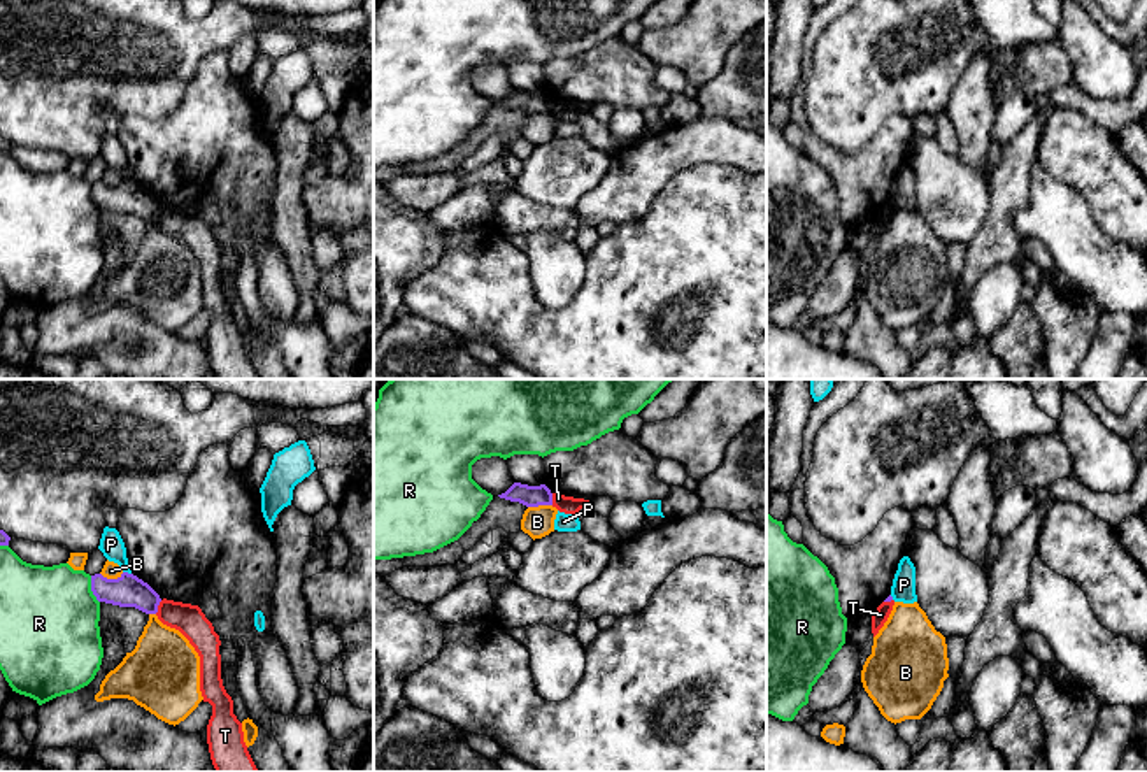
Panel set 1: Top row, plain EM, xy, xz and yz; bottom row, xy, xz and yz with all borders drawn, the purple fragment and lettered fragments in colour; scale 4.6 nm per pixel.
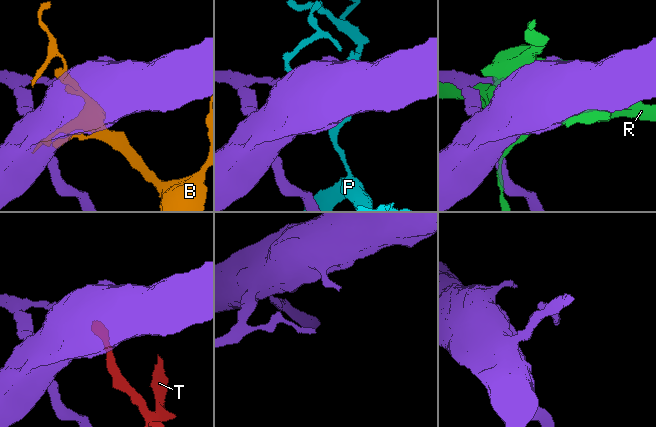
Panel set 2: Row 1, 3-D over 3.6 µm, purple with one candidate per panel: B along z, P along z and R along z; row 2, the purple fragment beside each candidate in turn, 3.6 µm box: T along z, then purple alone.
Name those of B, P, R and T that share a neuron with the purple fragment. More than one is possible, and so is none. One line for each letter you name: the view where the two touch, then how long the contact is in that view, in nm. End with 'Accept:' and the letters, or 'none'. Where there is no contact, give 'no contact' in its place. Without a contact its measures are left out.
Accept: none

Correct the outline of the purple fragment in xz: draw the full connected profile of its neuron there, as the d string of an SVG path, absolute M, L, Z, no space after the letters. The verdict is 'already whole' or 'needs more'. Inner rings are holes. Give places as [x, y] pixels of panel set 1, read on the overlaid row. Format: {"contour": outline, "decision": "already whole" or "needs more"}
{"contour": "M514 482L500 498L519 502L526 507L552 505L552 493L545 484L528 486Z", "decision": "already whole"}

